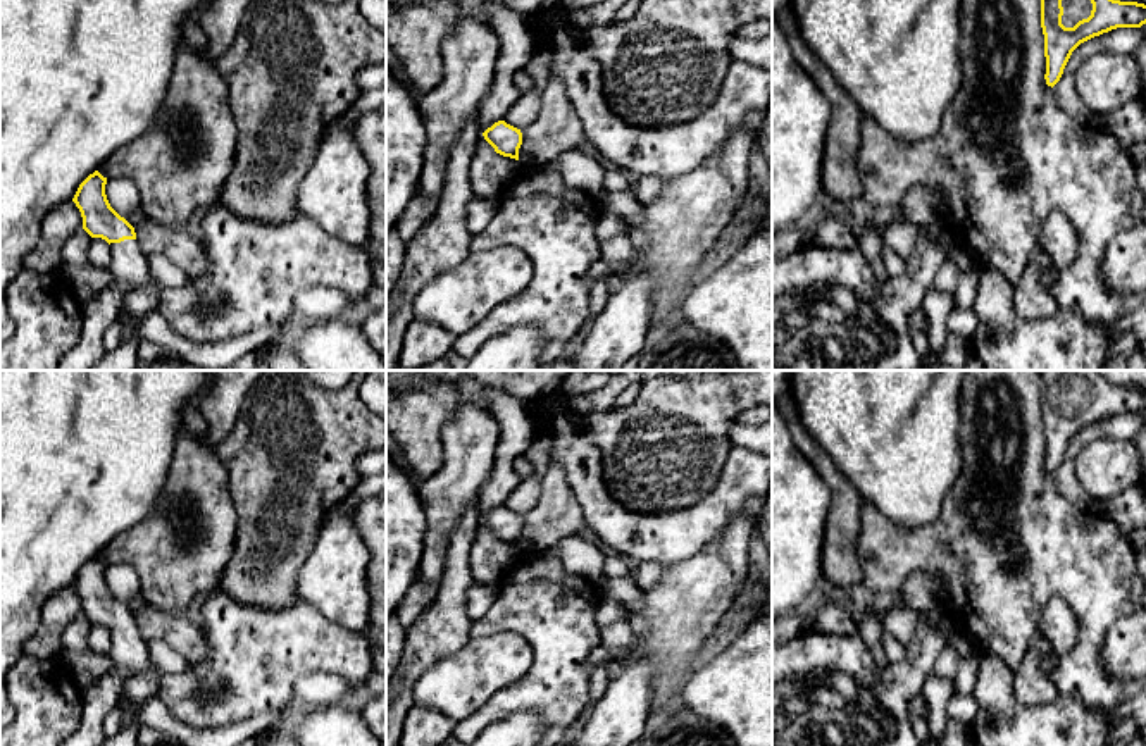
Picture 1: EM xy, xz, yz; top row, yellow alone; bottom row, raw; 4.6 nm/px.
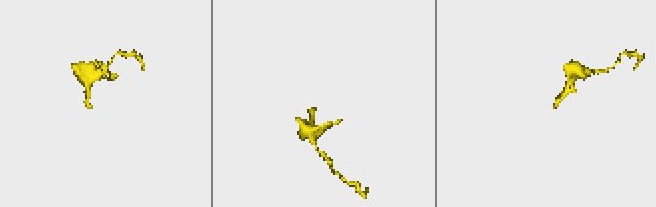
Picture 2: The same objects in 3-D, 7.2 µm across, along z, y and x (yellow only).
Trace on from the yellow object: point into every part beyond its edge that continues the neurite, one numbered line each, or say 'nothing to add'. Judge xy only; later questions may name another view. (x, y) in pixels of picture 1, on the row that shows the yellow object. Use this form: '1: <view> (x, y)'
1: xy (254, 273)

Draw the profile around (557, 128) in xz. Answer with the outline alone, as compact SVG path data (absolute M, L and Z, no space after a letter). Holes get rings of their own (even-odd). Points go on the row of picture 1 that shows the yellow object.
M551 76L541 98L541 112L522 129L520 160L545 164L577 150L586 140L582 124L558 76Z

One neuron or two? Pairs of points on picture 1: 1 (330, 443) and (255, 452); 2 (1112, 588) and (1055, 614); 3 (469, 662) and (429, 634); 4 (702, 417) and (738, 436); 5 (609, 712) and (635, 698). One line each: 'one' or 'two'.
1: one
2: two
3: two
4: two
5: one

